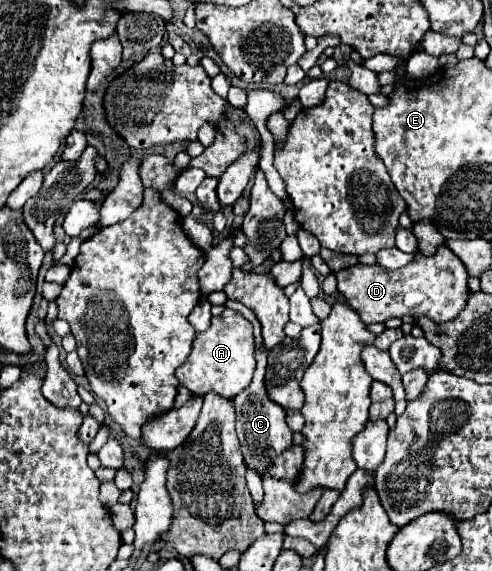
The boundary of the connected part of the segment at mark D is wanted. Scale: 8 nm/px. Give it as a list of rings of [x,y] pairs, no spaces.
[[[445,245],[437,249],[435,255],[423,257],[421,253],[415,255],[411,265],[403,269],[383,269],[379,265],[353,265],[339,273],[337,277],[337,291],[345,295],[347,303],[359,313],[363,323],[385,323],[391,317],[403,315],[427,315],[437,323],[451,321],[459,315],[467,301],[467,271],[459,257],[451,253]]]

